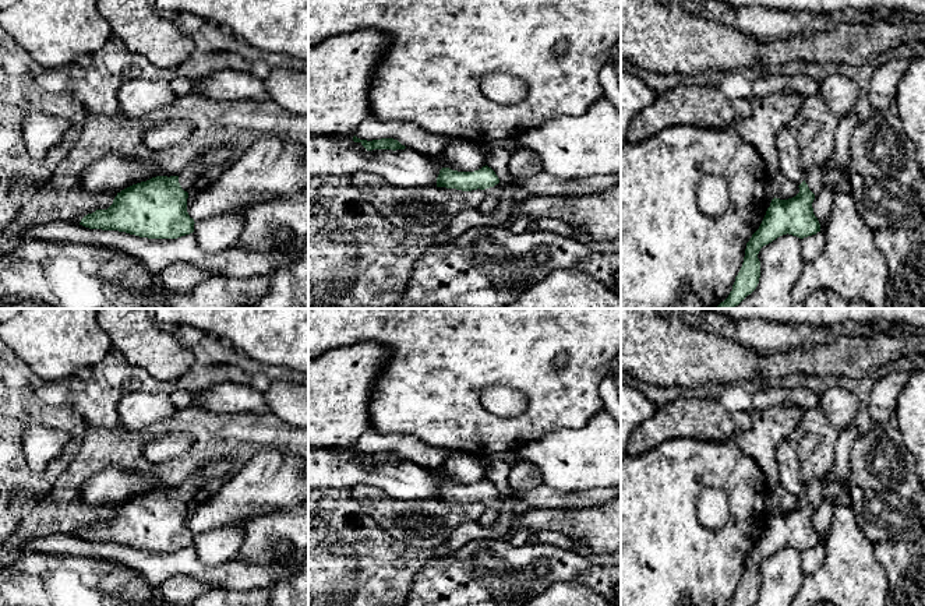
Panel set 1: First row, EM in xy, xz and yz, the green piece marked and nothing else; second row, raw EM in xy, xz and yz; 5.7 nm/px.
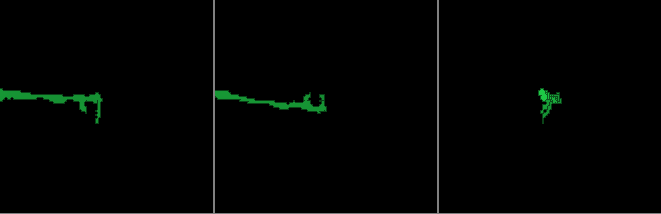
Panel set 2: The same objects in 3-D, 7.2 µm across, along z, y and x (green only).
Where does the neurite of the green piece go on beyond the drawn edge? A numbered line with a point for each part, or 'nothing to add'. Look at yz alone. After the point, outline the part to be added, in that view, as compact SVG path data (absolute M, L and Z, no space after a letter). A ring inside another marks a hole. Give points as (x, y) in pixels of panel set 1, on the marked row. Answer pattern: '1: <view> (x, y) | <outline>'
1: yz (815, 178) | M825 163L823 165L816 165L806 170L805 173L805 183L808 184L809 190L816 195L827 177L829 172L826 170Z

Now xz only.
1: xz (500, 190) | M498 183L494 187L486 189L484 190L488 195L495 195L499 198L506 198L508 197L508 184Z

